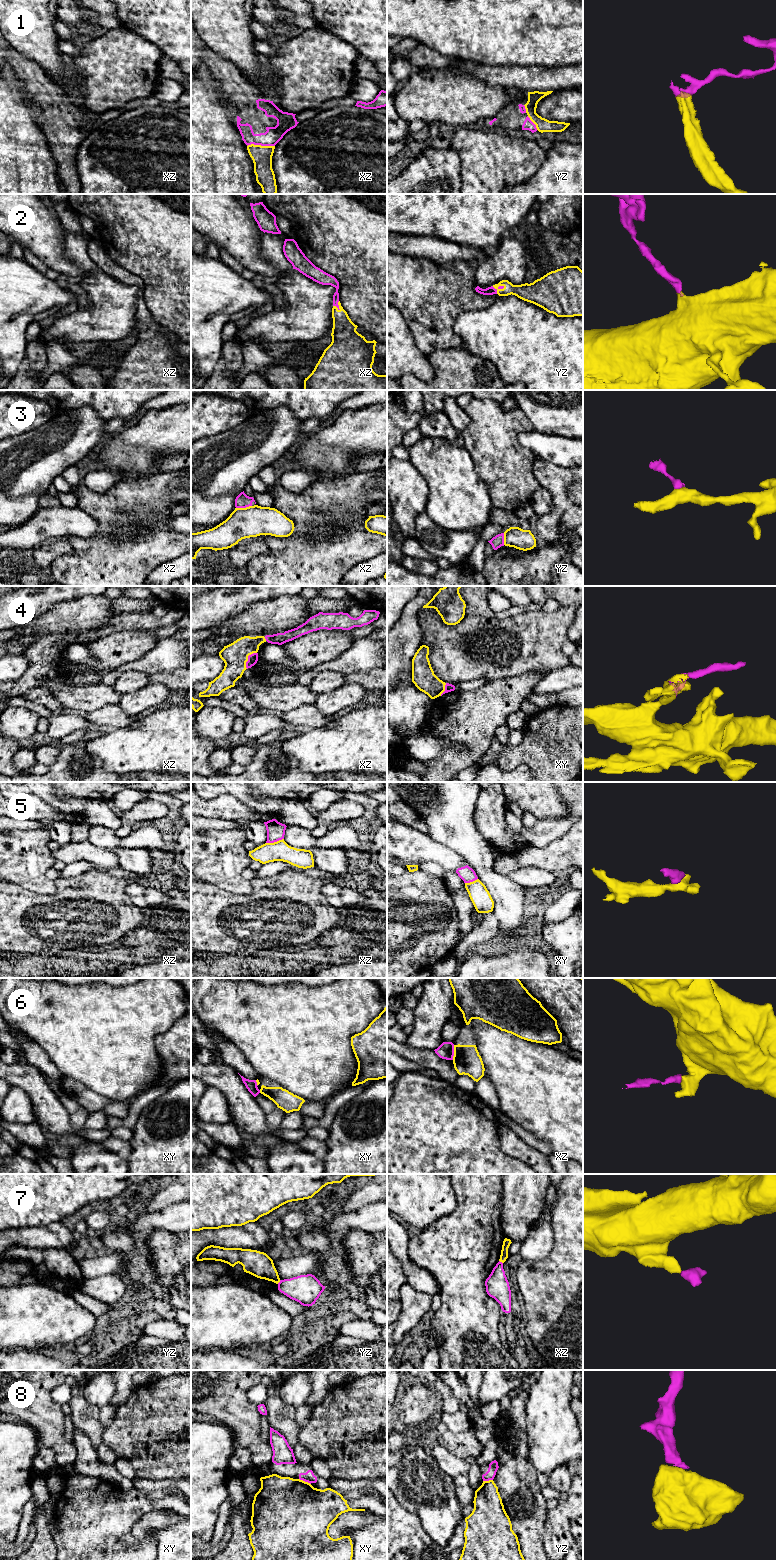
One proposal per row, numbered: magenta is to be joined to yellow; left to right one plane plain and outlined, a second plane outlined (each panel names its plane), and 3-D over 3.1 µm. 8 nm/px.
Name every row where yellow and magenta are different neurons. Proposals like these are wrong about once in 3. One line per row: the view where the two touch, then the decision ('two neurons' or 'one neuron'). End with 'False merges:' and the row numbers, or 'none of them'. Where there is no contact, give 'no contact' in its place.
1: xz | one neuron
2: xz | one neuron
3: xz | two neurons
4: xz | one neuron
5: xz | two neurons
6: xz | two neurons
7: yz | two neurons
8: xy | two neurons
False merges: 3, 5, 6, 7, 8

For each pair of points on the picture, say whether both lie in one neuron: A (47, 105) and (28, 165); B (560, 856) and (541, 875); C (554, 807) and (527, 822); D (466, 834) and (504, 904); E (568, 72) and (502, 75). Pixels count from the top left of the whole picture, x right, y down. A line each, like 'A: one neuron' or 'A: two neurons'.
A: two neurons
B: two neurons
C: two neurons
D: one neuron
E: one neuron

